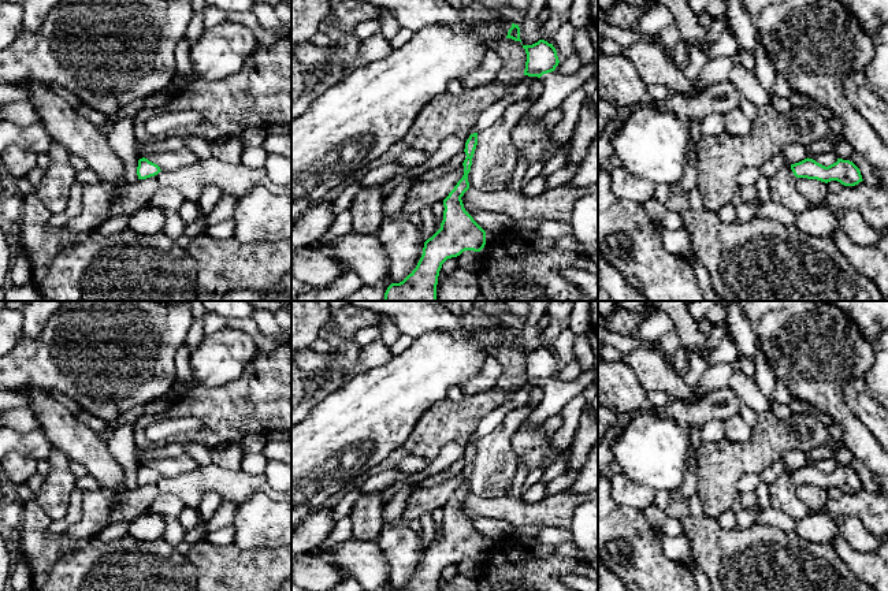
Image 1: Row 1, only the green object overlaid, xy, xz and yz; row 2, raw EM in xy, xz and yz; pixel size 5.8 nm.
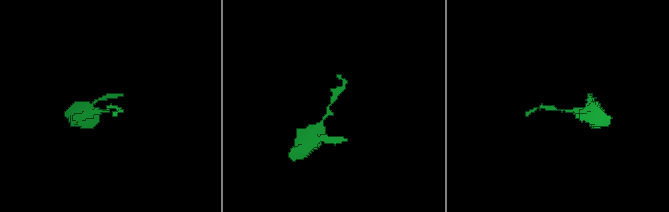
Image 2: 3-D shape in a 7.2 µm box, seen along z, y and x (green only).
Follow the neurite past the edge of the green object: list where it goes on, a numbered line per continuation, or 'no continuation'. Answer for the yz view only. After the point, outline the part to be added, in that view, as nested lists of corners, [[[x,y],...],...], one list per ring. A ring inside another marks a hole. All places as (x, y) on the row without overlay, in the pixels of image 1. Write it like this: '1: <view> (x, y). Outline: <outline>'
no continuation

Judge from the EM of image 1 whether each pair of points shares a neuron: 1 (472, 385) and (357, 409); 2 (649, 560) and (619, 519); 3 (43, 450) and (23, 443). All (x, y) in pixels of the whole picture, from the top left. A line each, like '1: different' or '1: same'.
1: different
2: same
3: same

